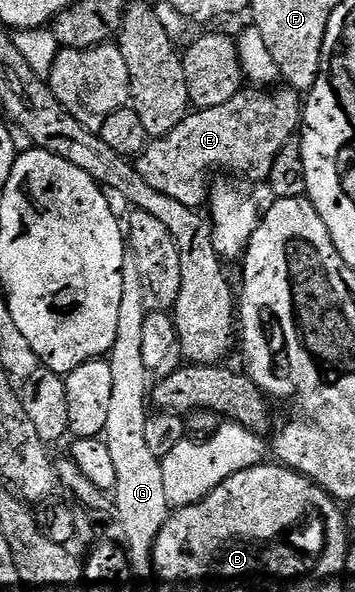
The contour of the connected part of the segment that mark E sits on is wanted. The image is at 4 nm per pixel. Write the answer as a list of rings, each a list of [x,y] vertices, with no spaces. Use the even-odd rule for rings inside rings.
[[[286,86],[251,91],[255,92],[239,92],[225,106],[192,111],[172,132],[152,139],[134,157],[137,174],[153,190],[196,210],[208,203],[214,168],[266,181],[273,170],[275,155],[292,143],[294,132],[296,135],[300,131],[305,100],[294,88]]]

